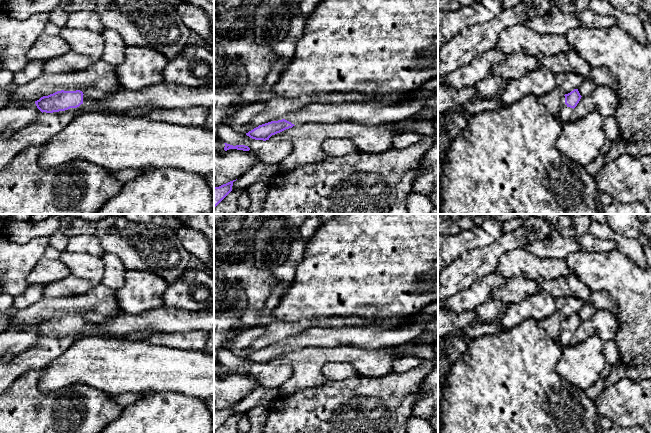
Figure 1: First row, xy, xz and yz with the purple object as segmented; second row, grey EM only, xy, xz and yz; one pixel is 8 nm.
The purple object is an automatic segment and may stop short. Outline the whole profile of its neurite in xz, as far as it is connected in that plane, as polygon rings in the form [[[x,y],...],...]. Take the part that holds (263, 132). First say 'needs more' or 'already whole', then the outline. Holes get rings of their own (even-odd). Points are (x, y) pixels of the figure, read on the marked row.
needs more; [[[438,77],[428,81],[398,103],[364,102],[354,104],[307,105],[284,119],[271,121],[246,133],[255,140],[269,140],[272,135],[299,124],[354,123],[358,125],[380,125],[399,122],[418,113],[426,99],[438,93]]]

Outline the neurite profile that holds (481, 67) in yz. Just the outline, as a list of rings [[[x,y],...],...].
[[[497,47],[480,53],[469,64],[446,75],[443,84],[453,89],[476,85],[479,81],[491,76],[493,67],[503,62],[507,55]]]

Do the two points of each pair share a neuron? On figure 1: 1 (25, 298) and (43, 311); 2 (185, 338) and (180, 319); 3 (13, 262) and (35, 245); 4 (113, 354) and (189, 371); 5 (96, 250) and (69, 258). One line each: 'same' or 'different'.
1: different
2: different
3: same
4: same
5: different

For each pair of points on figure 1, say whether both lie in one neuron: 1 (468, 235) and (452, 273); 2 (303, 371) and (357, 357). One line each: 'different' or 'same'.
1: different
2: same

